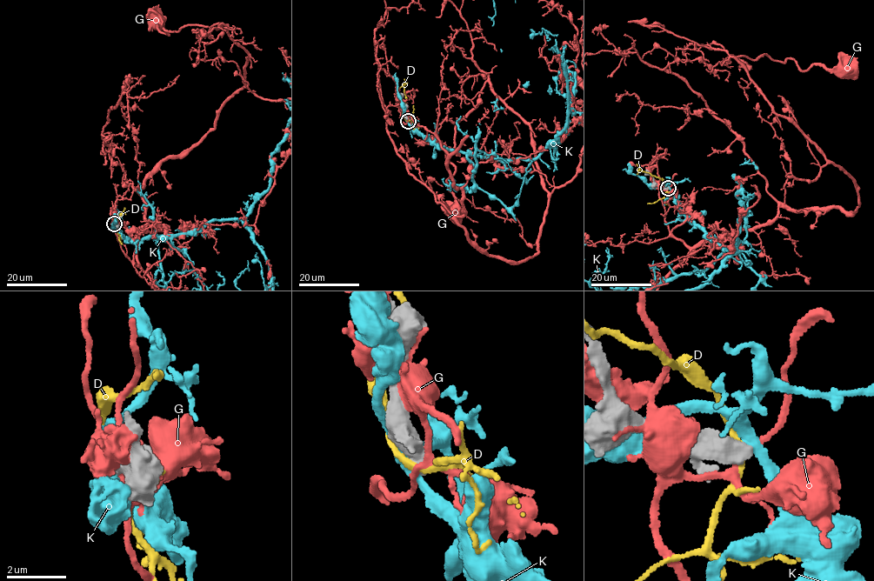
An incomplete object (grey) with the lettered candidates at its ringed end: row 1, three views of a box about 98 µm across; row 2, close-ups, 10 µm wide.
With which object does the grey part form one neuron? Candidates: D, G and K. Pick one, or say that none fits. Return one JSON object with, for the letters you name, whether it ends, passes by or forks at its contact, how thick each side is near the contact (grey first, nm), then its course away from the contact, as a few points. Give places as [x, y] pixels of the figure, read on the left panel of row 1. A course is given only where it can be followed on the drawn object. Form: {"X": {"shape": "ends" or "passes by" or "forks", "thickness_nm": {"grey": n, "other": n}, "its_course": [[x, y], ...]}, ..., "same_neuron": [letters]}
{"same_neuron": []}

